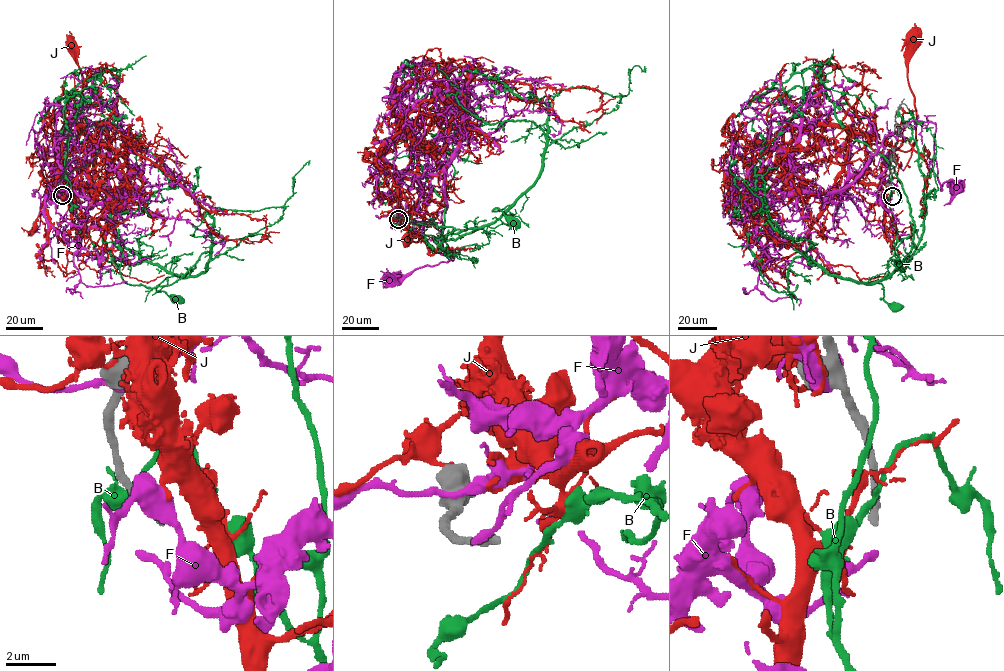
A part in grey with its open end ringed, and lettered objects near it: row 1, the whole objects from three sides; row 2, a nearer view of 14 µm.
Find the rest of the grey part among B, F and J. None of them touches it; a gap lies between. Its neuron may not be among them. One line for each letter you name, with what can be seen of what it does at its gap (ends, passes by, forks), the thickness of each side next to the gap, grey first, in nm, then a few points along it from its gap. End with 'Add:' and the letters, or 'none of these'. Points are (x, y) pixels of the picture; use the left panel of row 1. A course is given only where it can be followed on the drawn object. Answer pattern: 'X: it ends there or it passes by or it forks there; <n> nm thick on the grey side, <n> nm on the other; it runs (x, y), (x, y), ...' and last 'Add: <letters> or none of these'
Add: none of these

